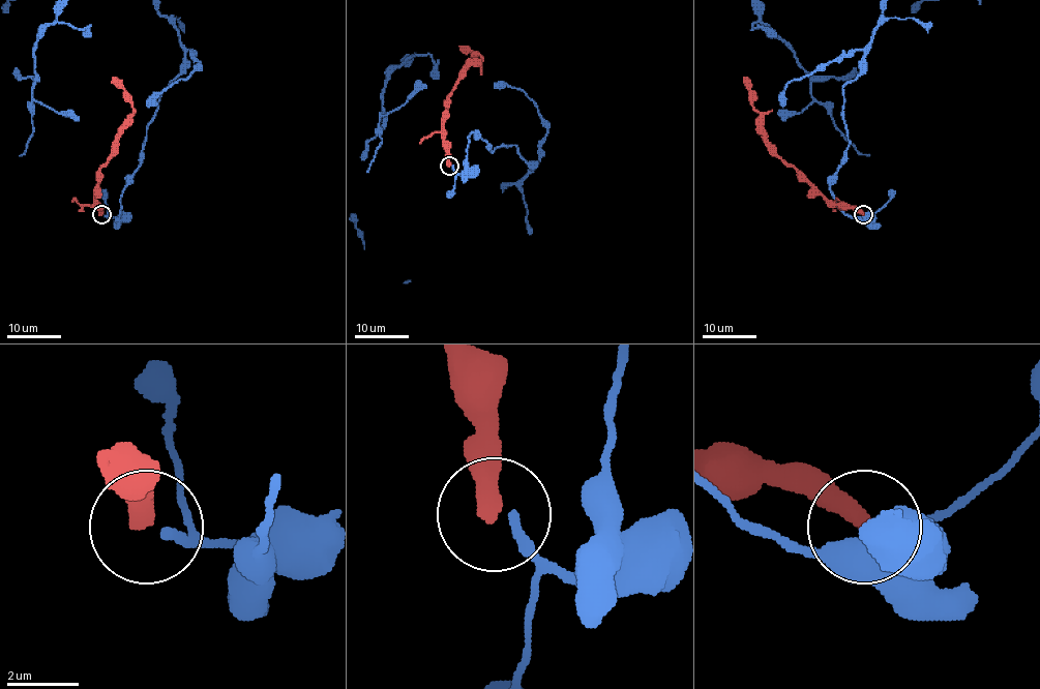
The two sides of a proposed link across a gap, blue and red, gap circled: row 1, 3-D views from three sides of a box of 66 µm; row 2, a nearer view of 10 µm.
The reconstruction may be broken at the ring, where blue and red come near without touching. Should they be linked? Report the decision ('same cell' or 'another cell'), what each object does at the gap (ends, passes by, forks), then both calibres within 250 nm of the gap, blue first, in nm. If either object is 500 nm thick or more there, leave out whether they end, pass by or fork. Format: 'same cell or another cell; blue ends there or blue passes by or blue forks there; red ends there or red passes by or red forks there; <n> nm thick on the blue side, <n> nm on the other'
another cell; 280 nm thick on the blue side, 500 nm on the other

